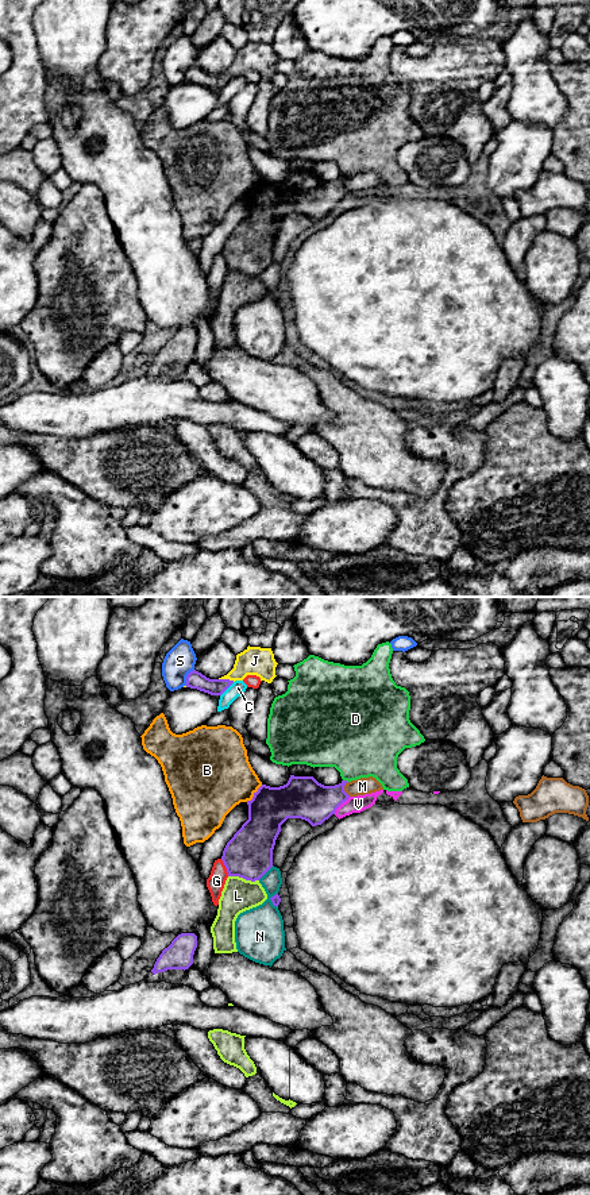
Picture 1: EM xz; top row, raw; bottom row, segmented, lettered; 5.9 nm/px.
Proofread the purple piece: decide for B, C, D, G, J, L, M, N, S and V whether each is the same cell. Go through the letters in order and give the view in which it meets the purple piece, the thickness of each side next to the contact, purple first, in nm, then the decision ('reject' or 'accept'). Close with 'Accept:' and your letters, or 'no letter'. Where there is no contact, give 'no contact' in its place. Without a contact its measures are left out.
B: xz | 240/420 nm | reject
C: xz | 110/90 nm | reject
D: xz | 240/420 nm | reject
G: xz | 280/110 nm | reject
J: xz | 110/170 nm | accept
L: xz | 280/200 nm | reject
M: xz | 260/100 nm | reject
N: xz | 280/140 nm | accept
S: xz | 110/180 nm | reject
V: xz | 260/100 nm | accept
Accept: J, N, V

